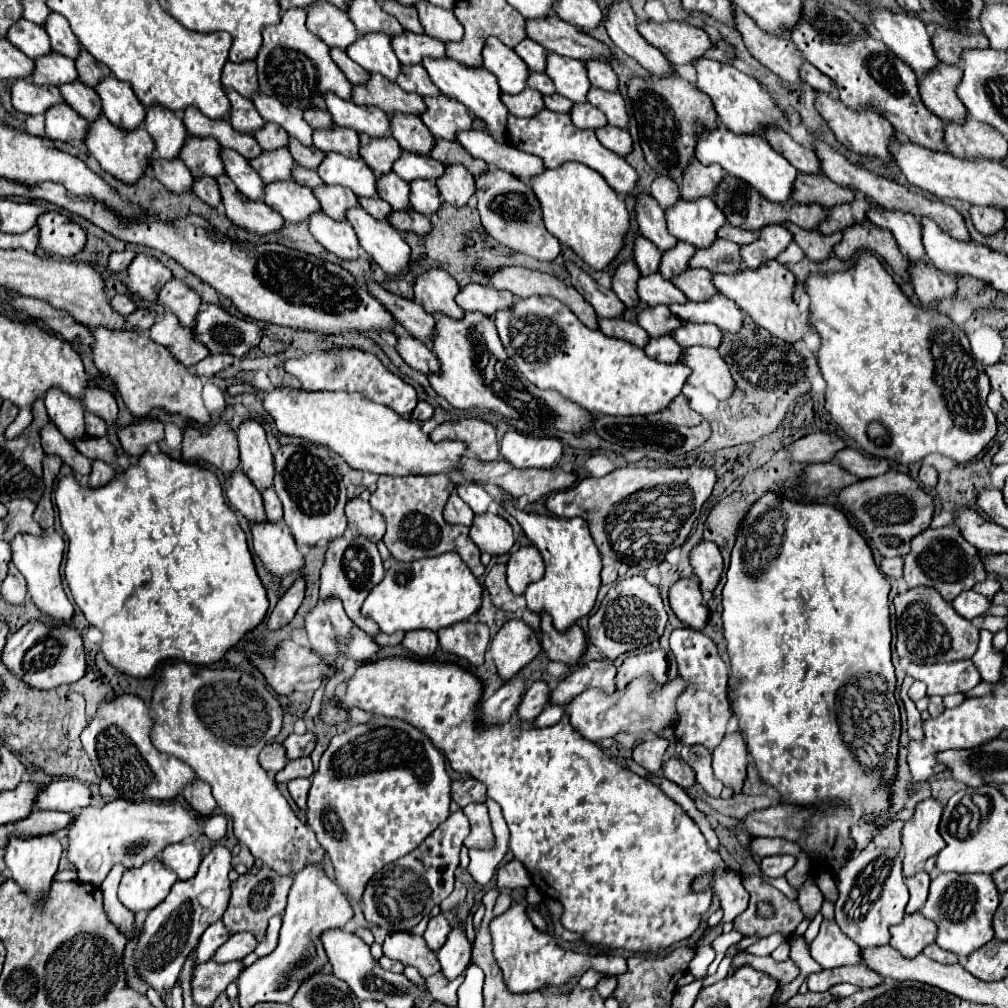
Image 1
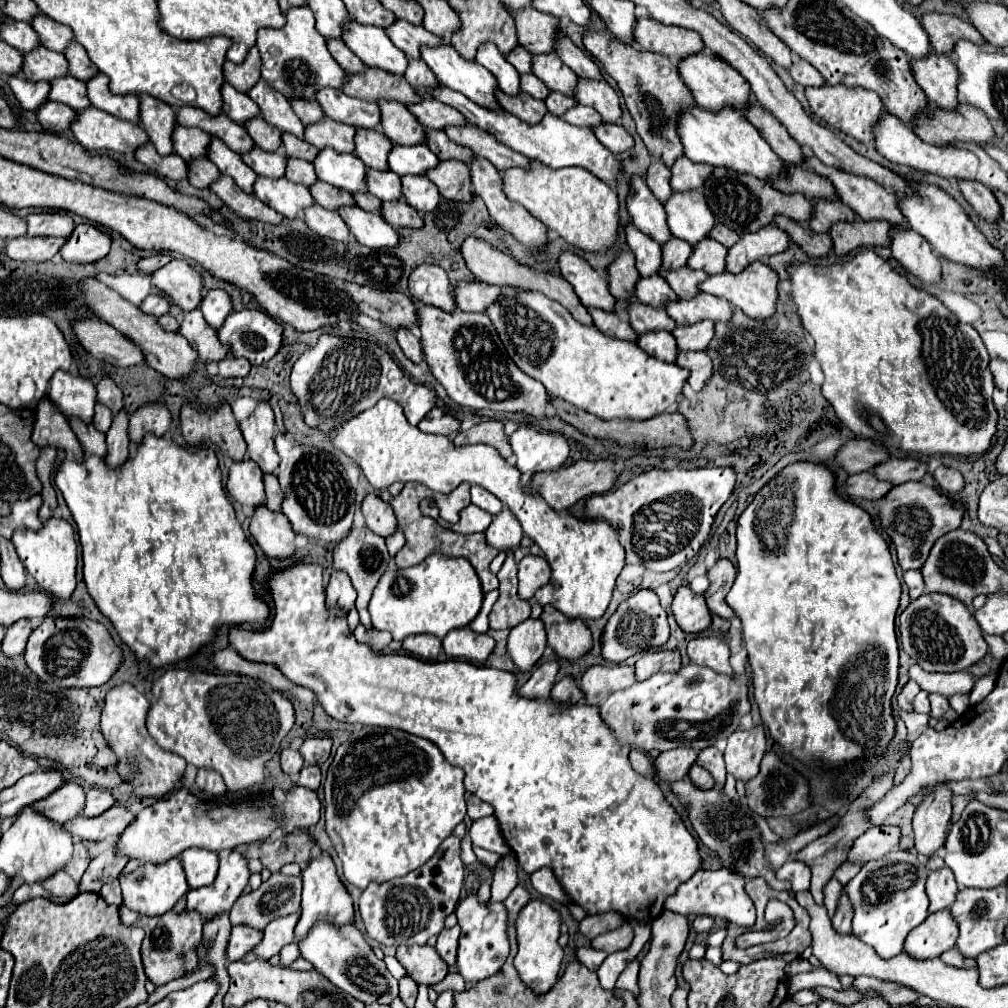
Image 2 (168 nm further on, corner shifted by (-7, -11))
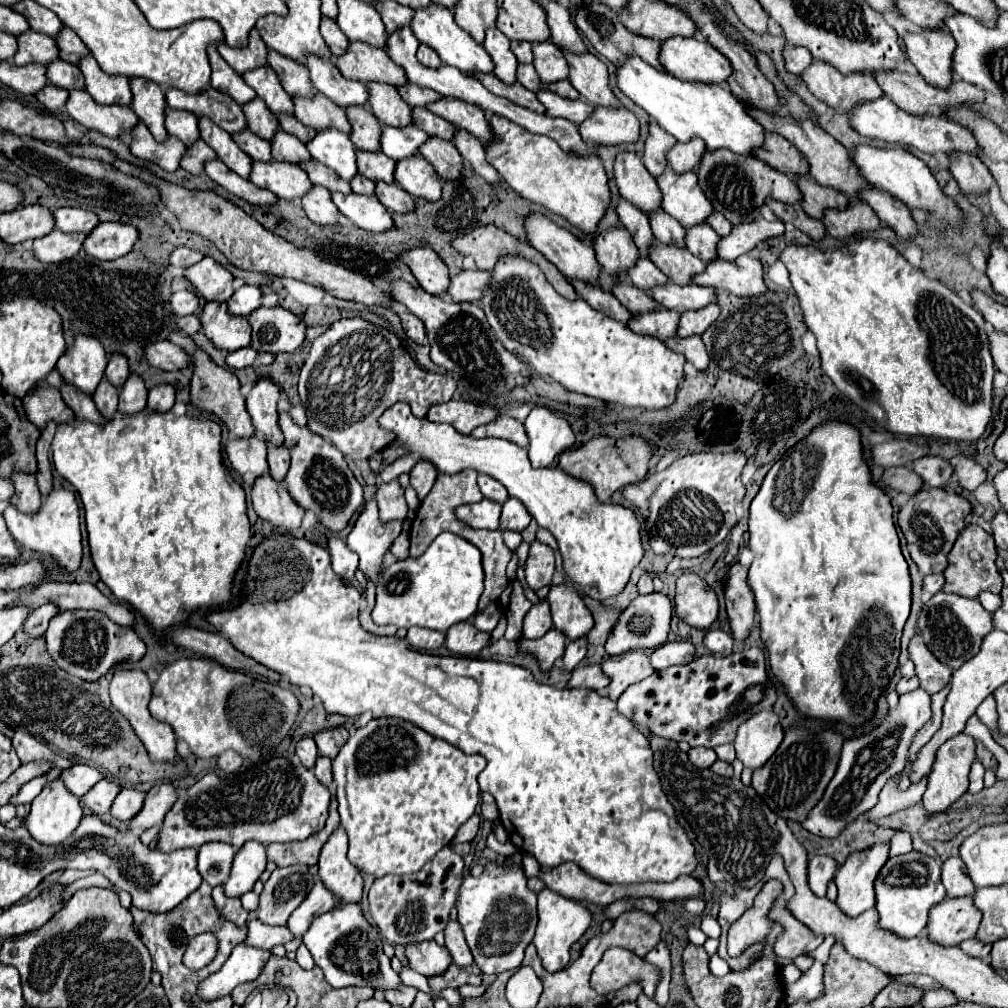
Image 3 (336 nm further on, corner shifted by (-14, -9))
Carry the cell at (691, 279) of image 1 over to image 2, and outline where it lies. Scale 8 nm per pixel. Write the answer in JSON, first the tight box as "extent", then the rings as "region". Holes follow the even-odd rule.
{"extent":[659,268,707,300],"region":[[[661,268],[659,274],[669,282],[669,286],[673,288],[673,292],[675,292],[679,298],[683,298],[683,300],[695,298],[695,296],[701,292],[701,290],[699,290],[699,284],[707,278],[705,272],[701,272],[701,270],[691,270],[691,268],[681,268],[681,270],[677,270],[677,272],[665,272],[665,270]]]}

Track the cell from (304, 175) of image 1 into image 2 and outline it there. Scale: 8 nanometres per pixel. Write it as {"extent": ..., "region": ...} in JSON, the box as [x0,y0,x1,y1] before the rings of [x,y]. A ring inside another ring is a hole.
{"extent":[285,158,317,186],"region":[[[289,158],[289,164],[287,164],[287,172],[285,172],[285,178],[295,182],[295,184],[301,184],[301,186],[313,186],[317,182],[317,176],[315,176],[315,170],[313,170],[313,164],[305,162],[305,160],[293,160]]]}

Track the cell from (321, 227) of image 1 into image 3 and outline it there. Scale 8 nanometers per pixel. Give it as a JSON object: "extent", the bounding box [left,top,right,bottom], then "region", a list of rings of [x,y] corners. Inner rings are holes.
{"extent":[302,186,338,226],"region":[[[312,186],[312,190],[302,196],[302,208],[306,210],[306,216],[320,226],[338,224],[338,210],[324,186]]]}

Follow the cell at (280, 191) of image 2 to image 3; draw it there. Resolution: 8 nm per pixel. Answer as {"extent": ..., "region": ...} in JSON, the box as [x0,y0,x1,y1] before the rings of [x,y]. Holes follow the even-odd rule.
{"extent":[250,162,312,198],"region":[[[252,162],[250,180],[256,186],[272,190],[278,198],[302,198],[312,184],[308,182],[308,176],[300,166],[290,162]]]}

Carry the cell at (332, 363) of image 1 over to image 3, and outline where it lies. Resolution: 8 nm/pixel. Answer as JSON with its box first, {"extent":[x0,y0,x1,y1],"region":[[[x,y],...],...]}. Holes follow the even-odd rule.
{"extent":[298,316,456,460],"region":[[[356,316],[334,322],[312,342],[310,354],[300,370],[298,390],[308,428],[334,442],[338,450],[354,460],[368,460],[394,440],[394,434],[378,426],[384,410],[396,402],[408,402],[414,416],[424,418],[428,406],[452,398],[456,380],[450,374],[422,370],[390,330]]]}

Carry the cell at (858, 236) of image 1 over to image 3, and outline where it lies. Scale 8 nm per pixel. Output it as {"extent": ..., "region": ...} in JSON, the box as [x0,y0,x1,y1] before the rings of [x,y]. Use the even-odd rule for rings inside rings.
{"extent":[822,200,880,240],"region":[[[850,200],[846,210],[824,210],[822,222],[830,236],[844,240],[858,232],[876,230],[880,226],[878,216],[866,202]]]}

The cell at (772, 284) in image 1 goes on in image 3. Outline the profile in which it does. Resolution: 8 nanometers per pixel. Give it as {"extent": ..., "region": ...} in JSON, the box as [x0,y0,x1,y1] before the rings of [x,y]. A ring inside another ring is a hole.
{"extent":[692,254,766,296],"region":[[[742,254],[732,262],[716,258],[708,262],[706,270],[702,274],[696,274],[692,282],[700,286],[722,288],[736,296],[756,296],[764,294],[766,290],[762,280],[762,264],[748,254]]]}

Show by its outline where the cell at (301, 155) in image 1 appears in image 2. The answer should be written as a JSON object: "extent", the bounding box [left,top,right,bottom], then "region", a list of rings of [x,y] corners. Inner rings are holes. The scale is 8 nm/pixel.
{"extent":[283,132,319,162],"region":[[[283,132],[283,146],[285,146],[285,154],[289,158],[301,158],[301,160],[313,162],[317,158],[317,154],[319,154],[319,150],[313,148],[309,142],[299,140],[297,136],[293,136],[289,132]]]}

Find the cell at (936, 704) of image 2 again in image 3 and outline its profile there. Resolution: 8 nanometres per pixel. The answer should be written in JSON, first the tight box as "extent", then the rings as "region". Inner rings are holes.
{"extent":[908,630,952,694],"region":[[[918,630],[910,640],[908,656],[914,662],[916,676],[920,680],[920,688],[924,688],[928,694],[936,694],[950,682],[952,670],[946,664],[942,664],[940,660],[936,660],[936,656],[928,650],[928,646]]]}

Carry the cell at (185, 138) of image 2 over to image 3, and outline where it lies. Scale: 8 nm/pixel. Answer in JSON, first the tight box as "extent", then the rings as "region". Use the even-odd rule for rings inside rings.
{"extent":[164,110,200,146],"region":[[[164,110],[166,118],[166,130],[172,136],[178,136],[186,146],[190,146],[200,134],[198,134],[198,116],[188,112],[188,110]]]}

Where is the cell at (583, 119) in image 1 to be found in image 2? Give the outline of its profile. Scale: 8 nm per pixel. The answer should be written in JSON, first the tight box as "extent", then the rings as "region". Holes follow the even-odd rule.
{"extent":[563,104,601,128],"region":[[[577,104],[575,108],[571,108],[563,118],[565,118],[569,124],[587,126],[587,128],[595,128],[595,126],[601,124],[601,116],[597,114],[597,110],[589,108],[589,106],[581,106],[581,104]]]}

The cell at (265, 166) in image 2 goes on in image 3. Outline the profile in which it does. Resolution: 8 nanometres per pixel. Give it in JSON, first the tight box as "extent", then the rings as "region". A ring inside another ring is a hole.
{"extent":[232,130,272,162],"region":[[[242,130],[238,134],[232,134],[232,140],[252,158],[252,160],[262,160],[268,162],[272,160],[270,156],[270,142],[264,138],[258,138],[252,130]]]}

